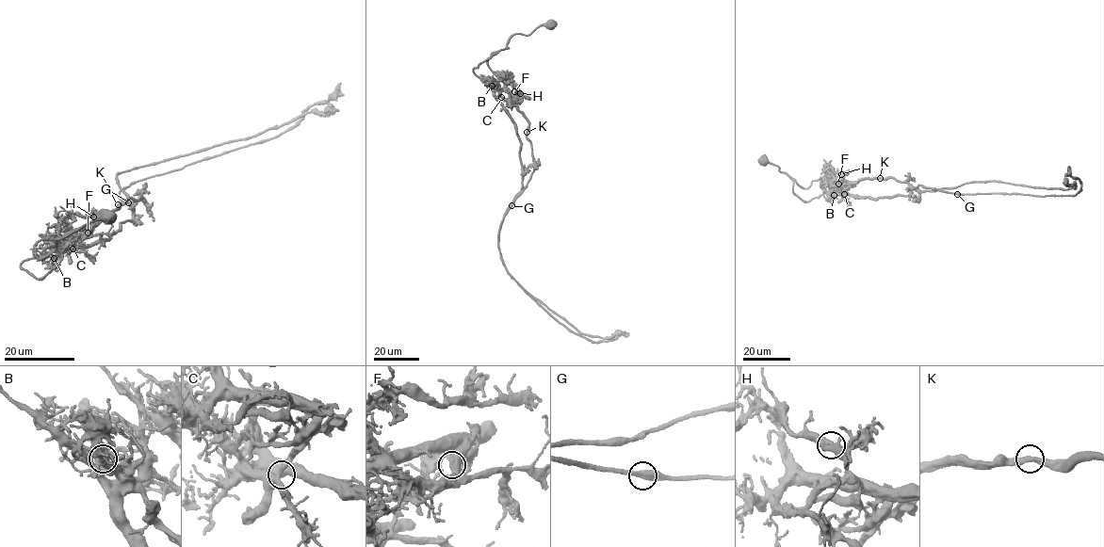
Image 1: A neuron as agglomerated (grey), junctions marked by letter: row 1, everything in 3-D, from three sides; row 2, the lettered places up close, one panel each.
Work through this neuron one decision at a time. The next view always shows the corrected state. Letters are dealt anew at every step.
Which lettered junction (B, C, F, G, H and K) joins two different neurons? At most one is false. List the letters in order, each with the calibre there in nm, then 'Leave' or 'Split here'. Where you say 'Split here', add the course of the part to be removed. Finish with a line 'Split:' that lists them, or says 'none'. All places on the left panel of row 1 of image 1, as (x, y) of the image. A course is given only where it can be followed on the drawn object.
B: Thickness 360 nm. Leave
C: Thickness 340 nm. Leave
F: Thickness 380 nm. Split here. Course of the part to remove: (88, 233), (127, 199), (147, 201), (120, 198), (133, 183), (267, 140), (324, 104), (341, 83)
G: Thickness 480 nm. Leave
H: Thickness 400 nm. Leave
K: Thickness 440 nm. Leave
Split: F

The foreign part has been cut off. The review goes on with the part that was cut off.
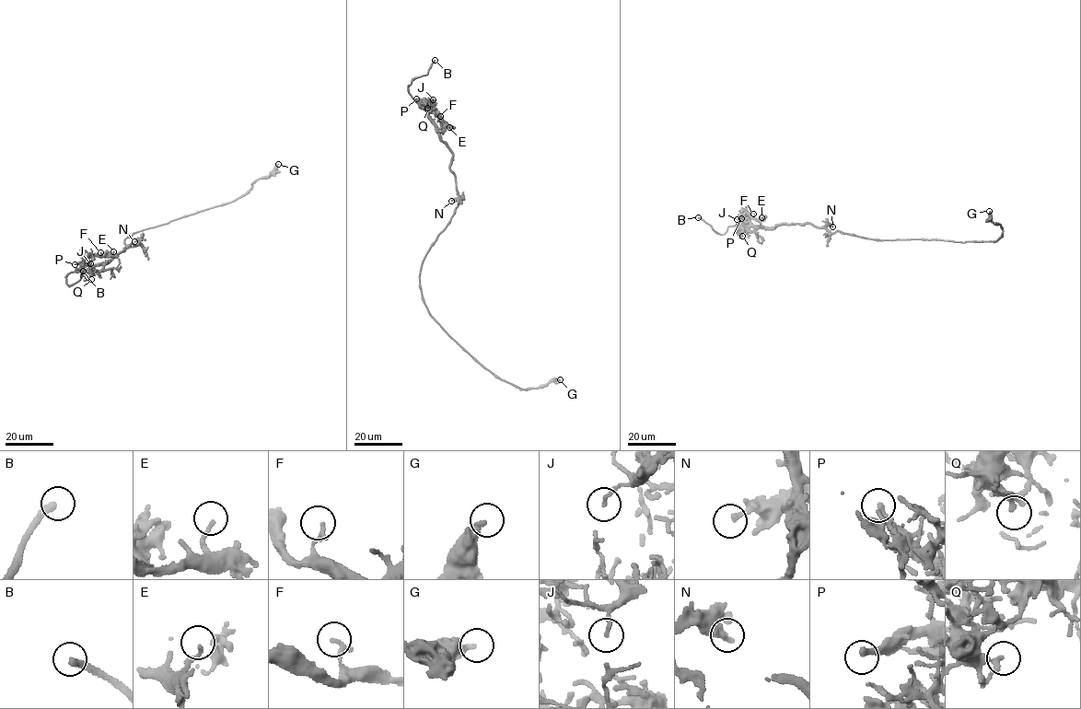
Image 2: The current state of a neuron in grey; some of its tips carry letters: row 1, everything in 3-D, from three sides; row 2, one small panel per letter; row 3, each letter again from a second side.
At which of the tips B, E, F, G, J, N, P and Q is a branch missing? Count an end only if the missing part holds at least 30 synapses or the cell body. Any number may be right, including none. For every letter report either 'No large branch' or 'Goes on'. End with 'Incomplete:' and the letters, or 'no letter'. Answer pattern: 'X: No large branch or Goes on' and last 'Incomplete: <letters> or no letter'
B: Goes on
E: No large branch
F: No large branch
G: No large branch
J: No large branch
N: No large branch
P: No large branch
Q: No large branch
Incomplete: B

